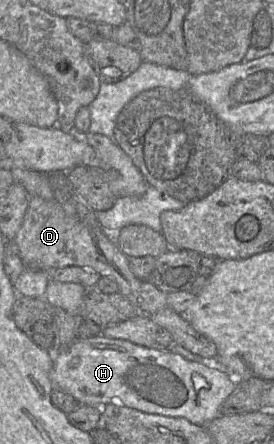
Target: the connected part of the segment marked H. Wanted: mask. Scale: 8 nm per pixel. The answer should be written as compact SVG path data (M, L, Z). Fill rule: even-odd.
M102 334L76 338L67 348L55 352L49 377L53 389L72 395L81 405L104 406L115 403L149 414L183 417L199 426L206 426L220 415L222 404L234 391L237 383L232 375L220 367L209 367L169 350L147 348Z

